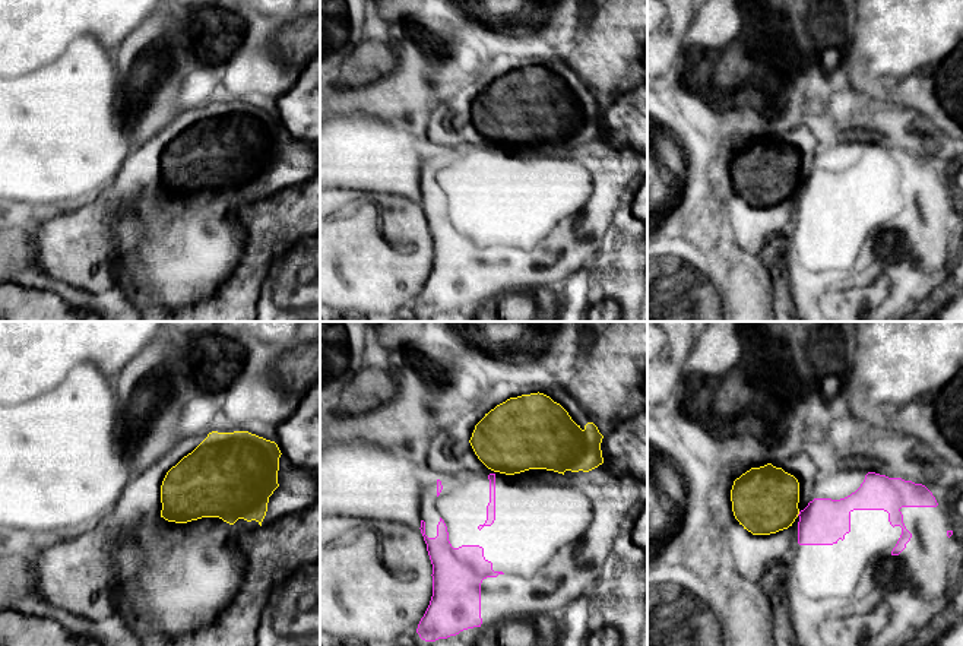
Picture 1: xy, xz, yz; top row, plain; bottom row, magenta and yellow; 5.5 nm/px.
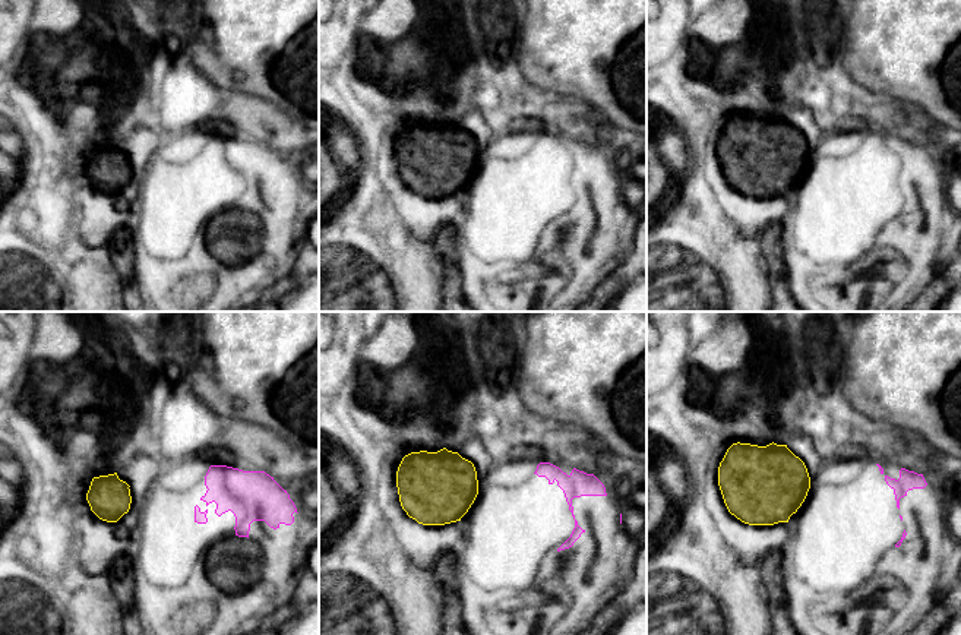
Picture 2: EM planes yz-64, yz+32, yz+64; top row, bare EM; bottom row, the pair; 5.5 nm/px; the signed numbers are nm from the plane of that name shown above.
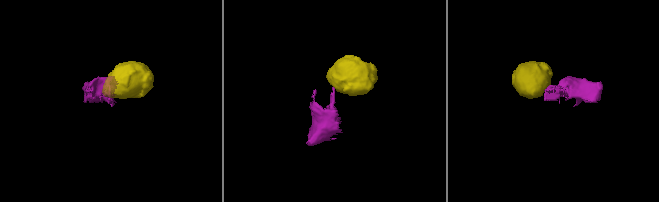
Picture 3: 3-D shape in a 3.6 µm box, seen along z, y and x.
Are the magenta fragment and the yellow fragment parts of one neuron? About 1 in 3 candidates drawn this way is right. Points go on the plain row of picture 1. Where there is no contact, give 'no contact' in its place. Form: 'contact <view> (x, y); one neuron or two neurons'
contact yz (800, 186); two neurons

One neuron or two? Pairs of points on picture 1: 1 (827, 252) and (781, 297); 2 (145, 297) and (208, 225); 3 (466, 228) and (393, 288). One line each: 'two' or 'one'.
1: two
2: one
3: two

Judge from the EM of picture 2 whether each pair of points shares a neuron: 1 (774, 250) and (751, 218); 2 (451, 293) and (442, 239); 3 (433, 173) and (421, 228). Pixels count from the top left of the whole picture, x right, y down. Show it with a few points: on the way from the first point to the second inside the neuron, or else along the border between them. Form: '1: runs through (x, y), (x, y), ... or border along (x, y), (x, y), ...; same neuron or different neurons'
1: border along (780, 220), (774, 221), (759, 237); different neurons
2: runs through (451, 280), (451, 264), (446, 252); same neuron
3: runs through (433, 186), (433, 209), (427, 215); same neuron

